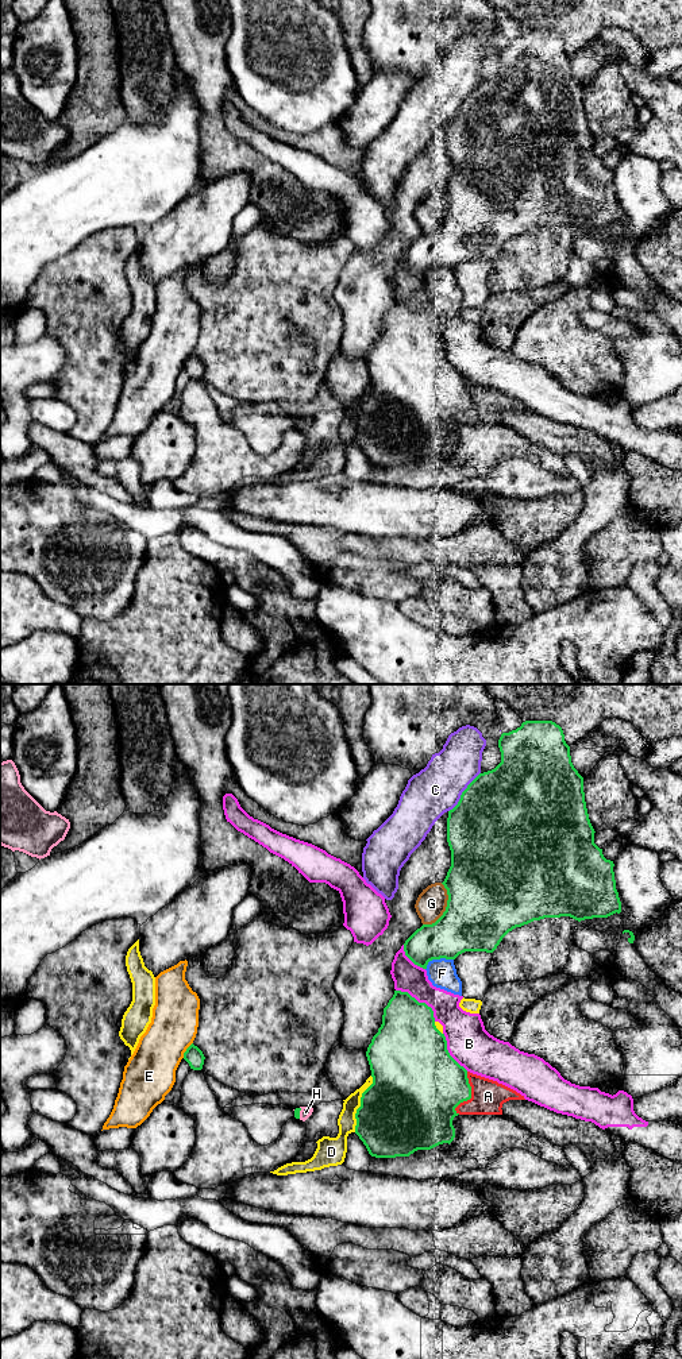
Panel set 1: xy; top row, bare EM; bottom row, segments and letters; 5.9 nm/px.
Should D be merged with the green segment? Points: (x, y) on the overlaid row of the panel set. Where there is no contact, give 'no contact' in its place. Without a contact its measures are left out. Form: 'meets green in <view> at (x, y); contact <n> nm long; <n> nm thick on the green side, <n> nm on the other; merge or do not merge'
meets green in xy at (361, 1104); contact 360 nm long; 480 nm thick on the green side, 110 nm on the other; do not merge

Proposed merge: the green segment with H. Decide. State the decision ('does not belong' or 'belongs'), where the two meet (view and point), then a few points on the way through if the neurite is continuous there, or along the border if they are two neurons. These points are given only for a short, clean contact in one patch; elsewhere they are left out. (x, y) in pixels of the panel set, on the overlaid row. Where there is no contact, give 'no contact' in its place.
does not belong; contact xy (299, 1112)

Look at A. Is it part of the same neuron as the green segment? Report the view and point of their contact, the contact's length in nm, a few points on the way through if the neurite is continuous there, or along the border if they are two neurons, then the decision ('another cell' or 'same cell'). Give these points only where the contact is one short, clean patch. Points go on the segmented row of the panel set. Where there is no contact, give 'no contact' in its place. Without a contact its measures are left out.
meets green in xy at (470, 1095); contact 260 nm long; another cell

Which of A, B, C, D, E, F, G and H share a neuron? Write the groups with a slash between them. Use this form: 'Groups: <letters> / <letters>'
Groups: A / B / C / D / E / F / G / H

